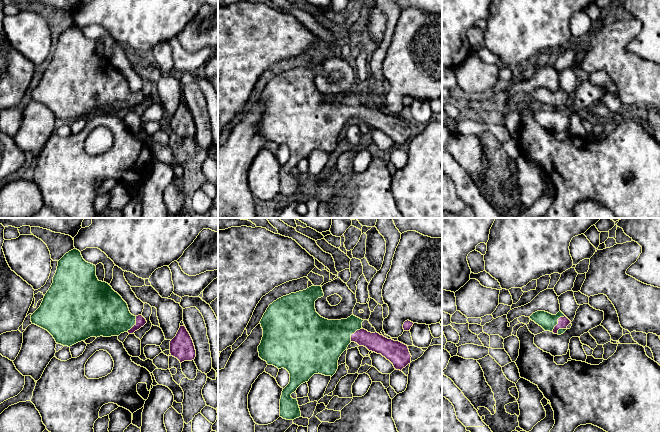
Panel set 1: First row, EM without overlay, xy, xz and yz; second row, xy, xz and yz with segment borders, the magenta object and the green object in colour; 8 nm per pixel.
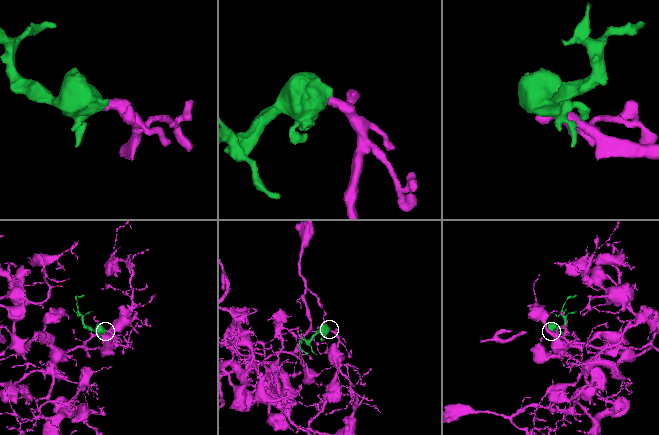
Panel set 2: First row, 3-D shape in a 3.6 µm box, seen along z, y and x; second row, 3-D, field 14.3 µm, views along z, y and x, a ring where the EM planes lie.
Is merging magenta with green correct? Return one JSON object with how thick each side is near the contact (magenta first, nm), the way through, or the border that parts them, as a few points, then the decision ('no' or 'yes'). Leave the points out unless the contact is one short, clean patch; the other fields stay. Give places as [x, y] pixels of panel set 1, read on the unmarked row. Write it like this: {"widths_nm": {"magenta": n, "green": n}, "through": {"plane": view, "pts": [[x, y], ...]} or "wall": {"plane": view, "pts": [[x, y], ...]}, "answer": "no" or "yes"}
{"widths_nm": {"magenta": 90, "green": 140}, "through": {"plane": "yz", "pts": [[563, 98], [558, 98], [547, 97]]}, "answer": "yes"}

